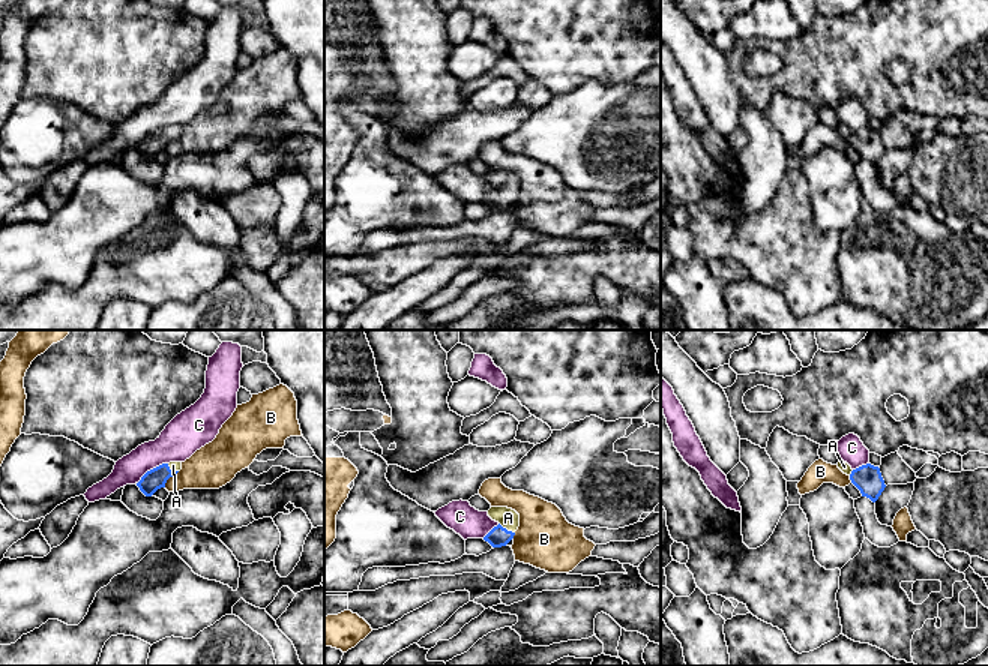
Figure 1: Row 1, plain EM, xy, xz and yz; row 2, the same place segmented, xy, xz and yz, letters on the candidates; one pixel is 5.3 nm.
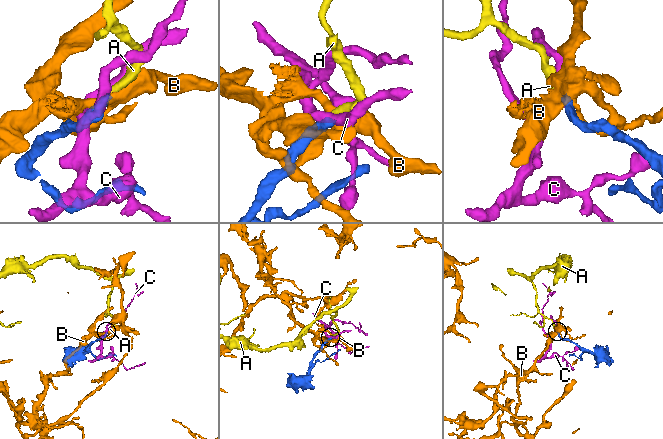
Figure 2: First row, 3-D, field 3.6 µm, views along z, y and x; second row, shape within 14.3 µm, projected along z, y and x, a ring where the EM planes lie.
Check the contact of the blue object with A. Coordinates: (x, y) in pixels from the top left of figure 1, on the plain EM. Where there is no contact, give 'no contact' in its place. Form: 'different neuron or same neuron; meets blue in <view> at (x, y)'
same neuron; meets blue in xz at (505, 192)

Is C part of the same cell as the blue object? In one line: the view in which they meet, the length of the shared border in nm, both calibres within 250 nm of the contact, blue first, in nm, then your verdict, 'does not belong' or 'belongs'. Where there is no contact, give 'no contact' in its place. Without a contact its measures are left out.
contact in xy; length 200 nm; calibres 120 and 220 nm; does not belong

